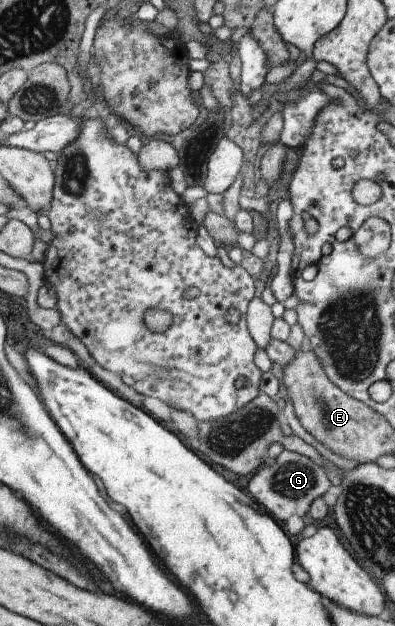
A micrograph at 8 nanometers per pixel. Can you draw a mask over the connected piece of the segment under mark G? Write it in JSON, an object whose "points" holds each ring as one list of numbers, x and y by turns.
{"points":[[283,450,272,465,262,465,251,475,248,481,248,493,276,521,286,522,291,515,300,518,306,515,312,501,325,494,330,486,323,469,308,457]]}

